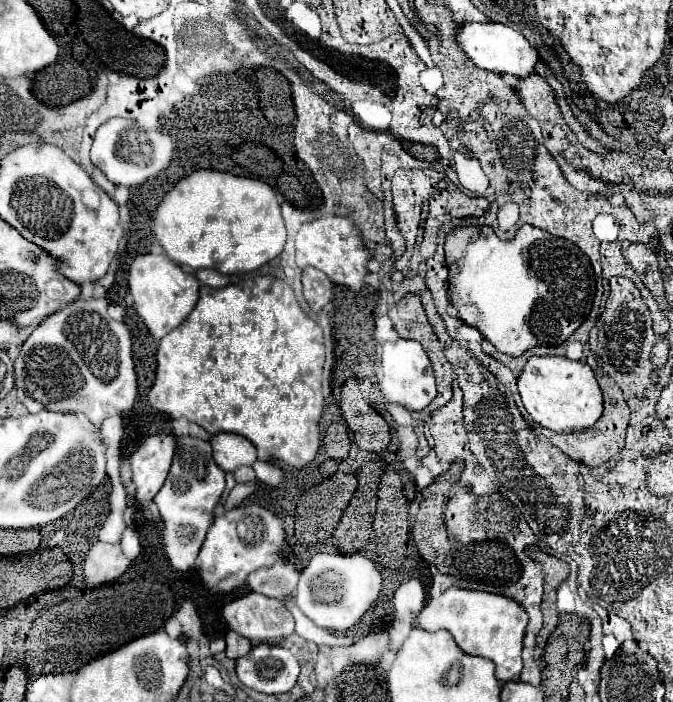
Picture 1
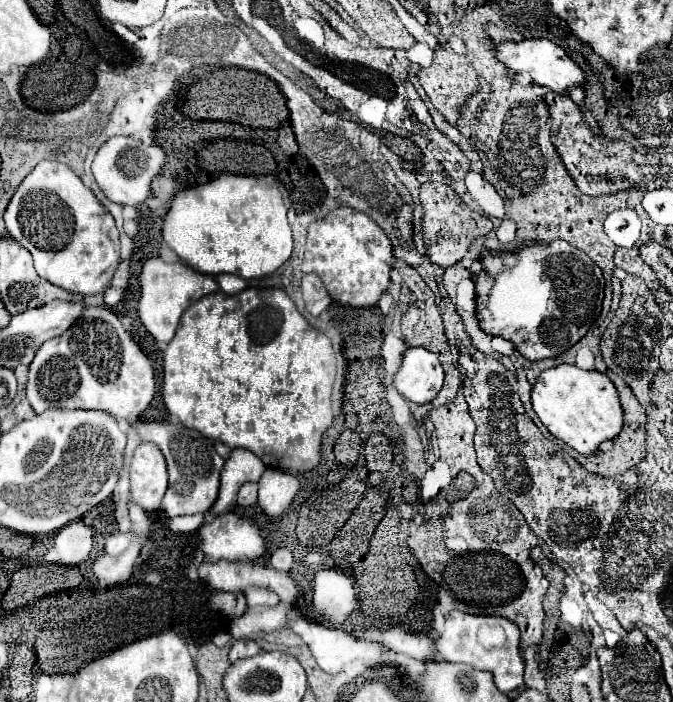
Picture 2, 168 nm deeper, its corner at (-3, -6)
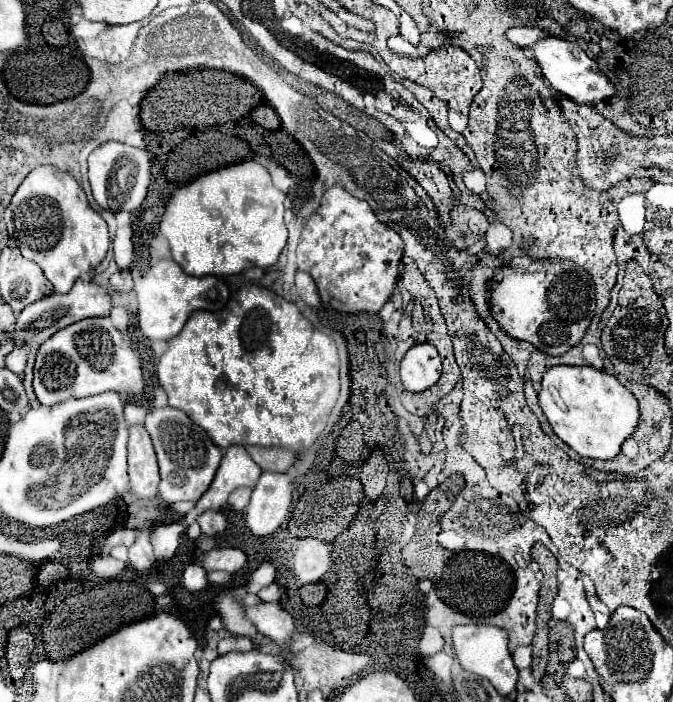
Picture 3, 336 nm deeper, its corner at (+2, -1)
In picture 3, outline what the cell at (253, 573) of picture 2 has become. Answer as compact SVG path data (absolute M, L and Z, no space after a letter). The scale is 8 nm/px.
M213 548L213 550L205 552L205 556L201 560L201 568L205 572L223 570L223 572L235 574L237 570L243 568L245 560L247 560L245 554L237 548Z

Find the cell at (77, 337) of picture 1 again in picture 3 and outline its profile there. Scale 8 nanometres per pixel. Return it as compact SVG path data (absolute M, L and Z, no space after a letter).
M85 318L59 330L53 338L43 342L33 366L33 390L43 406L65 402L69 398L87 398L109 390L135 400L143 392L143 386L139 354L113 326L111 318Z

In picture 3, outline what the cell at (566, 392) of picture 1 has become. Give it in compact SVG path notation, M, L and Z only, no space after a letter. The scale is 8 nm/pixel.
M551 366L545 370L539 390L539 406L553 432L579 456L609 460L621 450L621 442L633 434L639 410L633 394L611 374L591 366Z

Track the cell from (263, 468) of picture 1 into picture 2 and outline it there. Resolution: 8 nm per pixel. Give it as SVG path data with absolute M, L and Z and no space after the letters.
M268 467L258 481L258 505L270 519L280 519L292 505L300 481L296 475Z

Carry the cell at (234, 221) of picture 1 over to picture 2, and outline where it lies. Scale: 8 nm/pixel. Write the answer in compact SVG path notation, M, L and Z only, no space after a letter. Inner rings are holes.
M222 175L206 185L184 189L176 193L170 211L164 217L162 237L170 249L176 251L180 261L190 269L204 275L238 275L244 279L258 279L274 273L292 253L292 231L286 219L285 197L289 191L274 175ZM182 235L182 251L178 249L178 237Z

